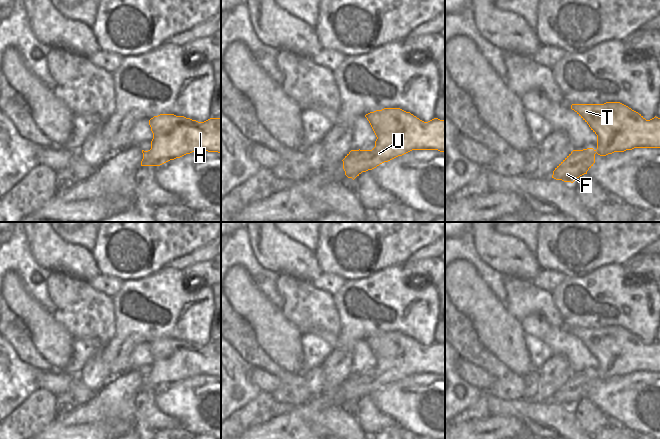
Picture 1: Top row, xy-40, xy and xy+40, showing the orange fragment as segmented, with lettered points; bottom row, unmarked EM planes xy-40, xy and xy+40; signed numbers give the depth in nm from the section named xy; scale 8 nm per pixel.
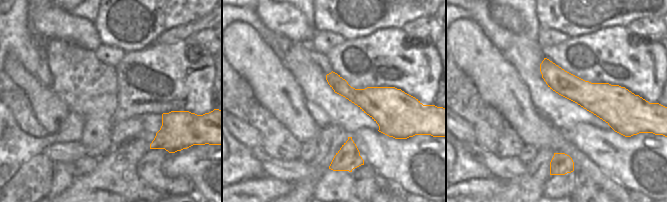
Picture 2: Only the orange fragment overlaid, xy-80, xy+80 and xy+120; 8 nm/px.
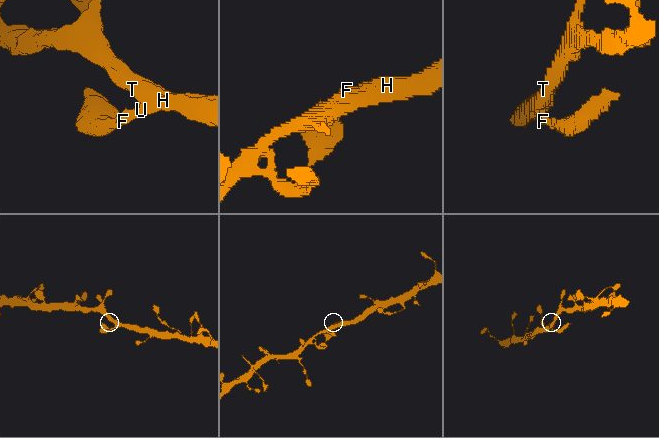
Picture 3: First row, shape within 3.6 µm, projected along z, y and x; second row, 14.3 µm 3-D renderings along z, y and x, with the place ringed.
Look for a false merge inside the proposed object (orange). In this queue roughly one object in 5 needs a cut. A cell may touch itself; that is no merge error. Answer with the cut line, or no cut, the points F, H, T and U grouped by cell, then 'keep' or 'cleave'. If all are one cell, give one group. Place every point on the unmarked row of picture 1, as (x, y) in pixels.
cut none; groups F H T U; keep

